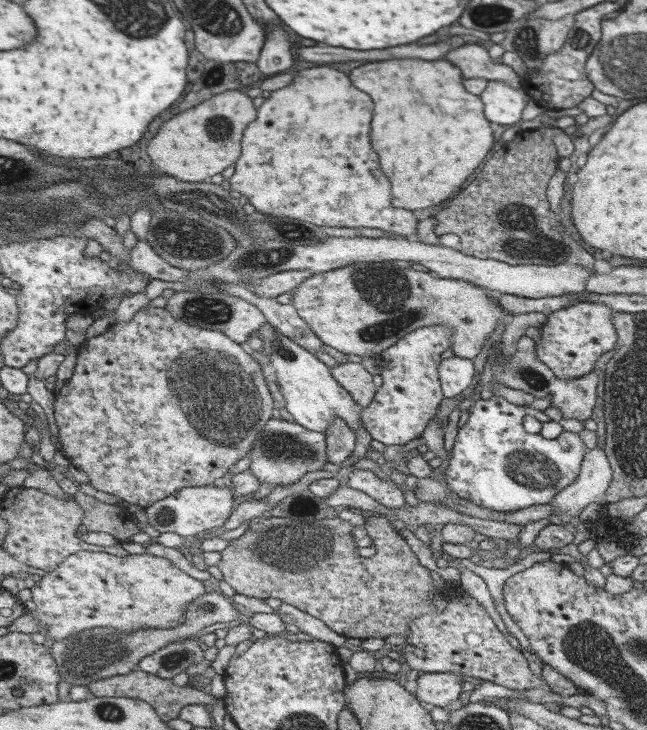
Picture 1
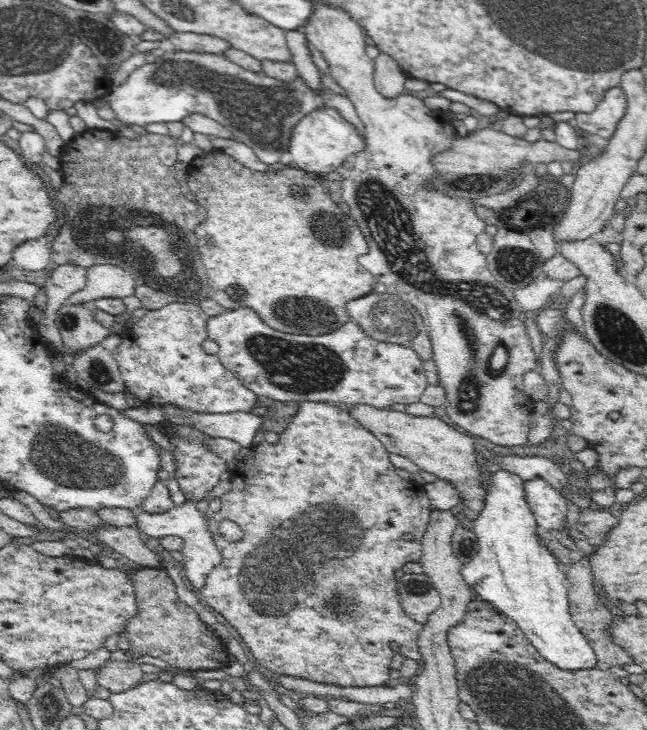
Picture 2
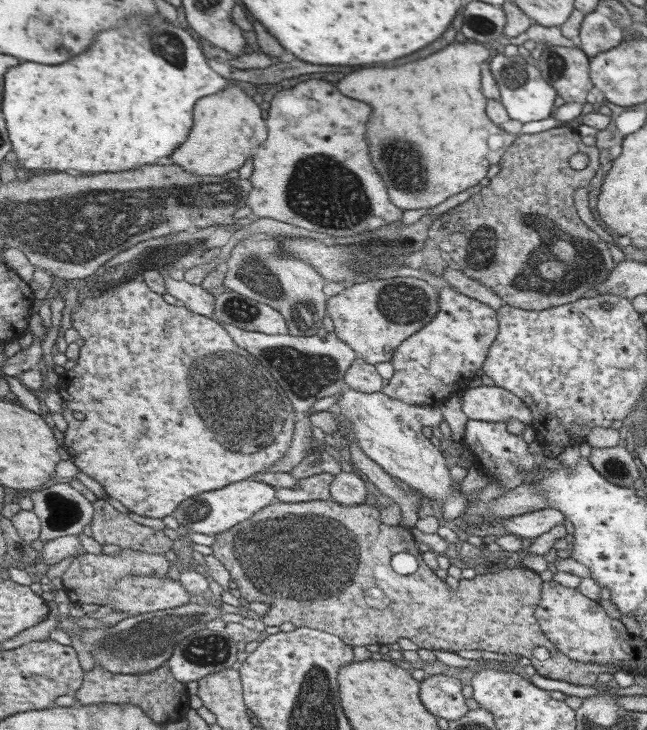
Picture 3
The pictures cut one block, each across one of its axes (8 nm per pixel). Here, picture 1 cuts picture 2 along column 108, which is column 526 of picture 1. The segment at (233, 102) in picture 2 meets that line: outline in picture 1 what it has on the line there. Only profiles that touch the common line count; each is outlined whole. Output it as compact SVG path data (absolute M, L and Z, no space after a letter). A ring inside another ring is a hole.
M487 81L479 97L484 104L485 117L496 126L515 126L525 108L525 102L529 100L522 86L513 90L509 85L497 81Z

